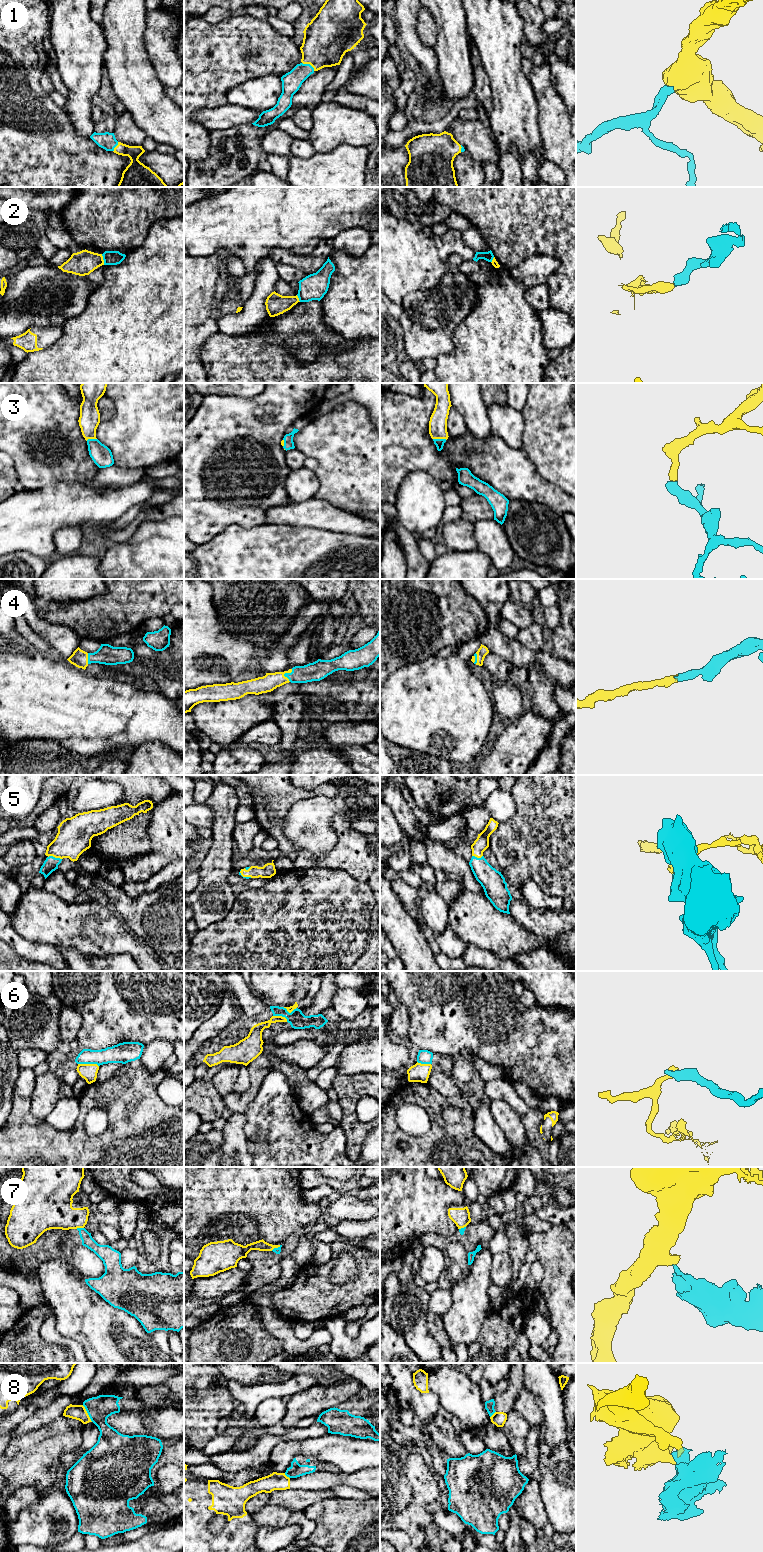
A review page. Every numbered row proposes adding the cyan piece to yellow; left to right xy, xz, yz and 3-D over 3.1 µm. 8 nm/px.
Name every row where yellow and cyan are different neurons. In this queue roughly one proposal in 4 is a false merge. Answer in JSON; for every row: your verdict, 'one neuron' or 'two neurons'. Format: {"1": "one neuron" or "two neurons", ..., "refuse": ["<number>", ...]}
{"1": "one neuron", "2": "two neurons", "3": "one neuron", "4": "one neuron", "5": "one neuron", "6": "two neurons", "7": "two neurons", "8": "two neurons", "refuse": ["2", "6", "7", "8"]}

